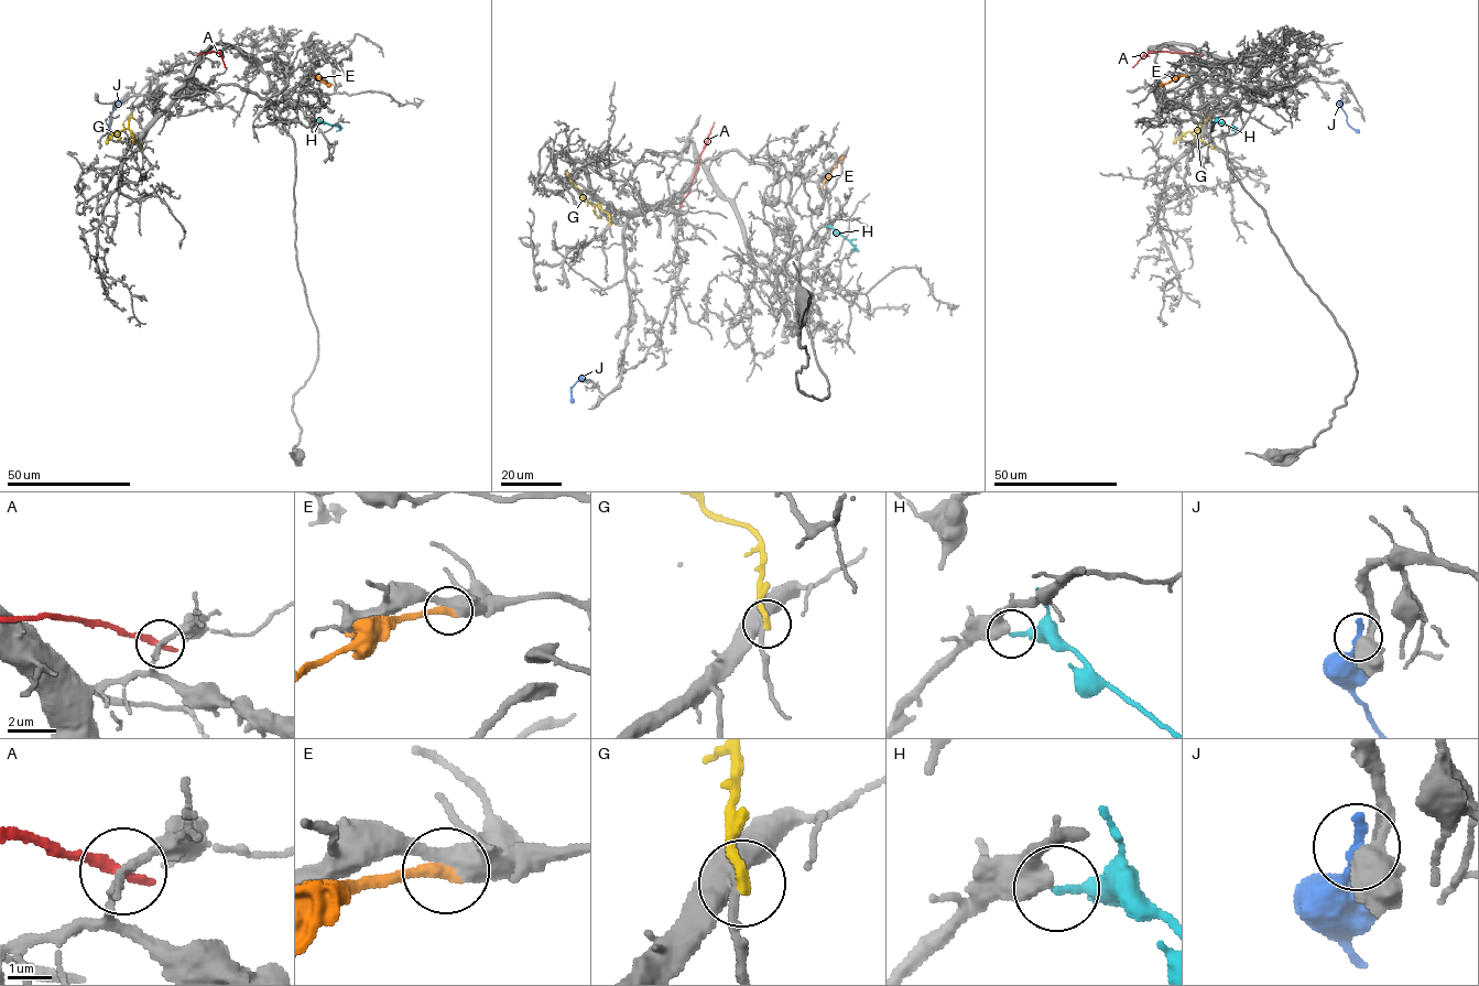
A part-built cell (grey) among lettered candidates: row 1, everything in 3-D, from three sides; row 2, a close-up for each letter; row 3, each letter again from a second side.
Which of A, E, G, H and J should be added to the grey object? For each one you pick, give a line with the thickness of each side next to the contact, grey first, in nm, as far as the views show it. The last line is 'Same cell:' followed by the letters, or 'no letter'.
H: calibres 440 and 190 nm
Same cell: H

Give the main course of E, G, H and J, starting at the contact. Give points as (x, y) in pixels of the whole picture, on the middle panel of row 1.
E: (822, 187), (837, 163), (846, 156)
G: (610, 225), (610, 215), (599, 205), (593, 205), (567, 172)
H: (826, 226), (844, 236), (856, 249), (856, 245)
J: (586, 379), (579, 379), (571, 387), (573, 402)

